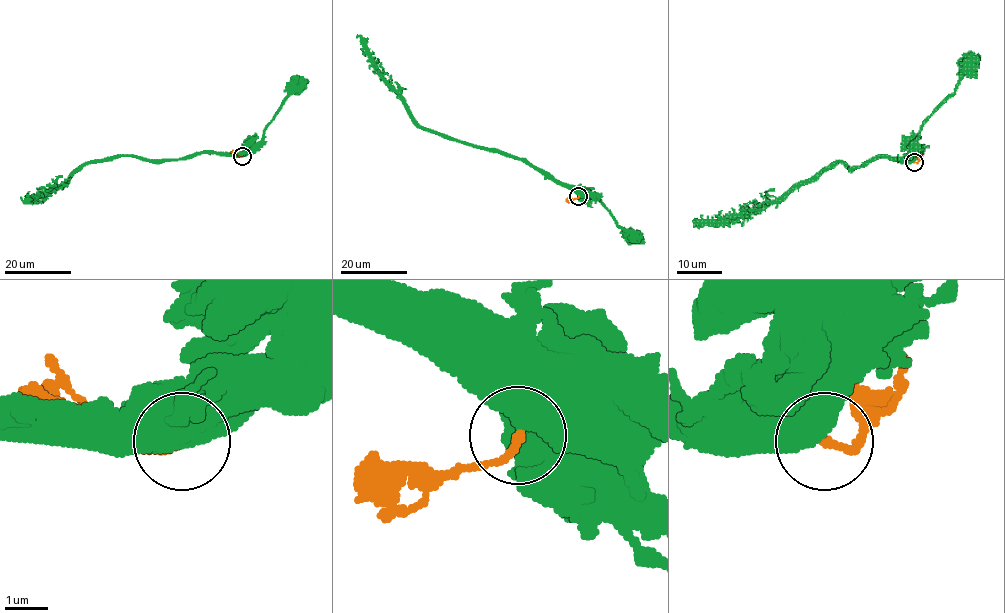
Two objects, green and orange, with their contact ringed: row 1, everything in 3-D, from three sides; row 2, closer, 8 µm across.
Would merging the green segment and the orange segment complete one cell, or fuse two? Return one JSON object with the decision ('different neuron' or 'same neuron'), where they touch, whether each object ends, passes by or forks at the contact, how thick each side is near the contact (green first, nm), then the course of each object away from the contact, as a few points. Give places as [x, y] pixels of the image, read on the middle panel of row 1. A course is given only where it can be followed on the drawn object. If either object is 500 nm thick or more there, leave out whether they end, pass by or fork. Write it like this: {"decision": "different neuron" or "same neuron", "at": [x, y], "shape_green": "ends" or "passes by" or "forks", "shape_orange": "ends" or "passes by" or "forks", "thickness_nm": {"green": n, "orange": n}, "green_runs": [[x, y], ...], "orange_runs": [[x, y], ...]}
{"decision": "different neuron", "at": [578, 196], "thickness_nm": {"green": 700, "orange": 170}, "green_runs": [[578, 195], [520, 160], [424, 130], [382, 74], [365, 47], [365, 41], [360, 36], [356, 37]], "orange_runs": [[578, 196], [566, 201]]}

